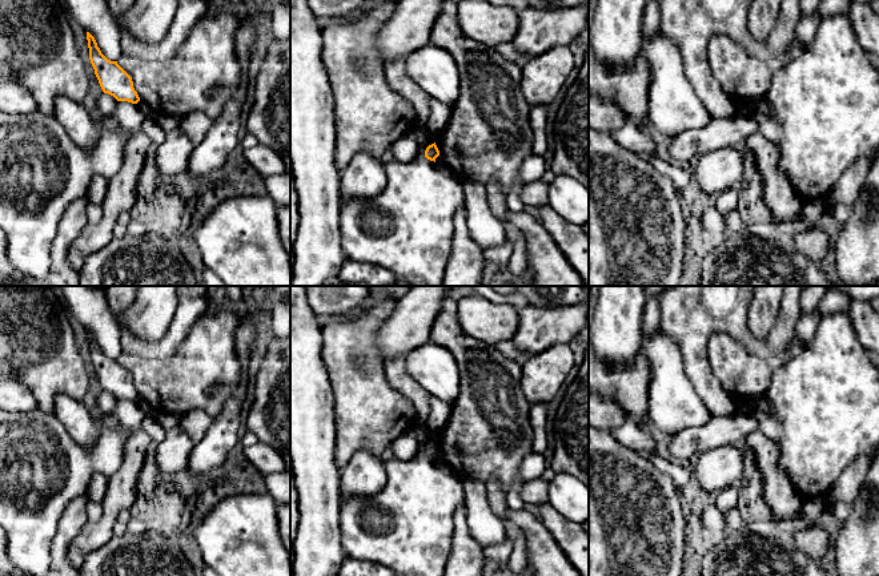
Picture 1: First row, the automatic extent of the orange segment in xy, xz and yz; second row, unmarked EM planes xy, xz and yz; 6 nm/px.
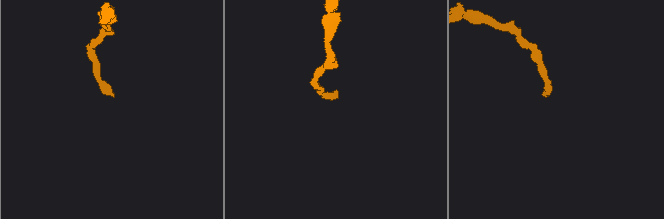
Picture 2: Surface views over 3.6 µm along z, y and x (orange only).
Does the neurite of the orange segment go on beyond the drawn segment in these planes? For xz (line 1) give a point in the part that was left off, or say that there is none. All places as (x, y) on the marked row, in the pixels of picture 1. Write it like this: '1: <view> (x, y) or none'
1: none

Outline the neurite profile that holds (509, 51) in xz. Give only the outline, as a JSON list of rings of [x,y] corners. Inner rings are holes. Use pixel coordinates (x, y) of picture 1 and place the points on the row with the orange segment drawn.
[[[513,43],[501,44],[495,47],[495,49],[499,55],[505,56],[507,60],[517,63],[519,67],[525,65],[531,59],[530,55],[521,53],[513,45]]]

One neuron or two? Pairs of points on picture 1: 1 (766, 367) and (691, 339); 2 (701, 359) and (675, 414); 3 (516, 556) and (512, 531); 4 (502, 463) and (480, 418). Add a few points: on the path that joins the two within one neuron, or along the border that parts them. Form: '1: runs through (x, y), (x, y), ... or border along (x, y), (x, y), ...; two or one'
1: border along (725, 331), (714, 331), (706, 345), (714, 375); two
2: border along (678, 351), (685, 375), (707, 407); two
3: runs through (517, 550), (516, 538); one
4: runs through (497, 452), (488, 439), (488, 429); one

